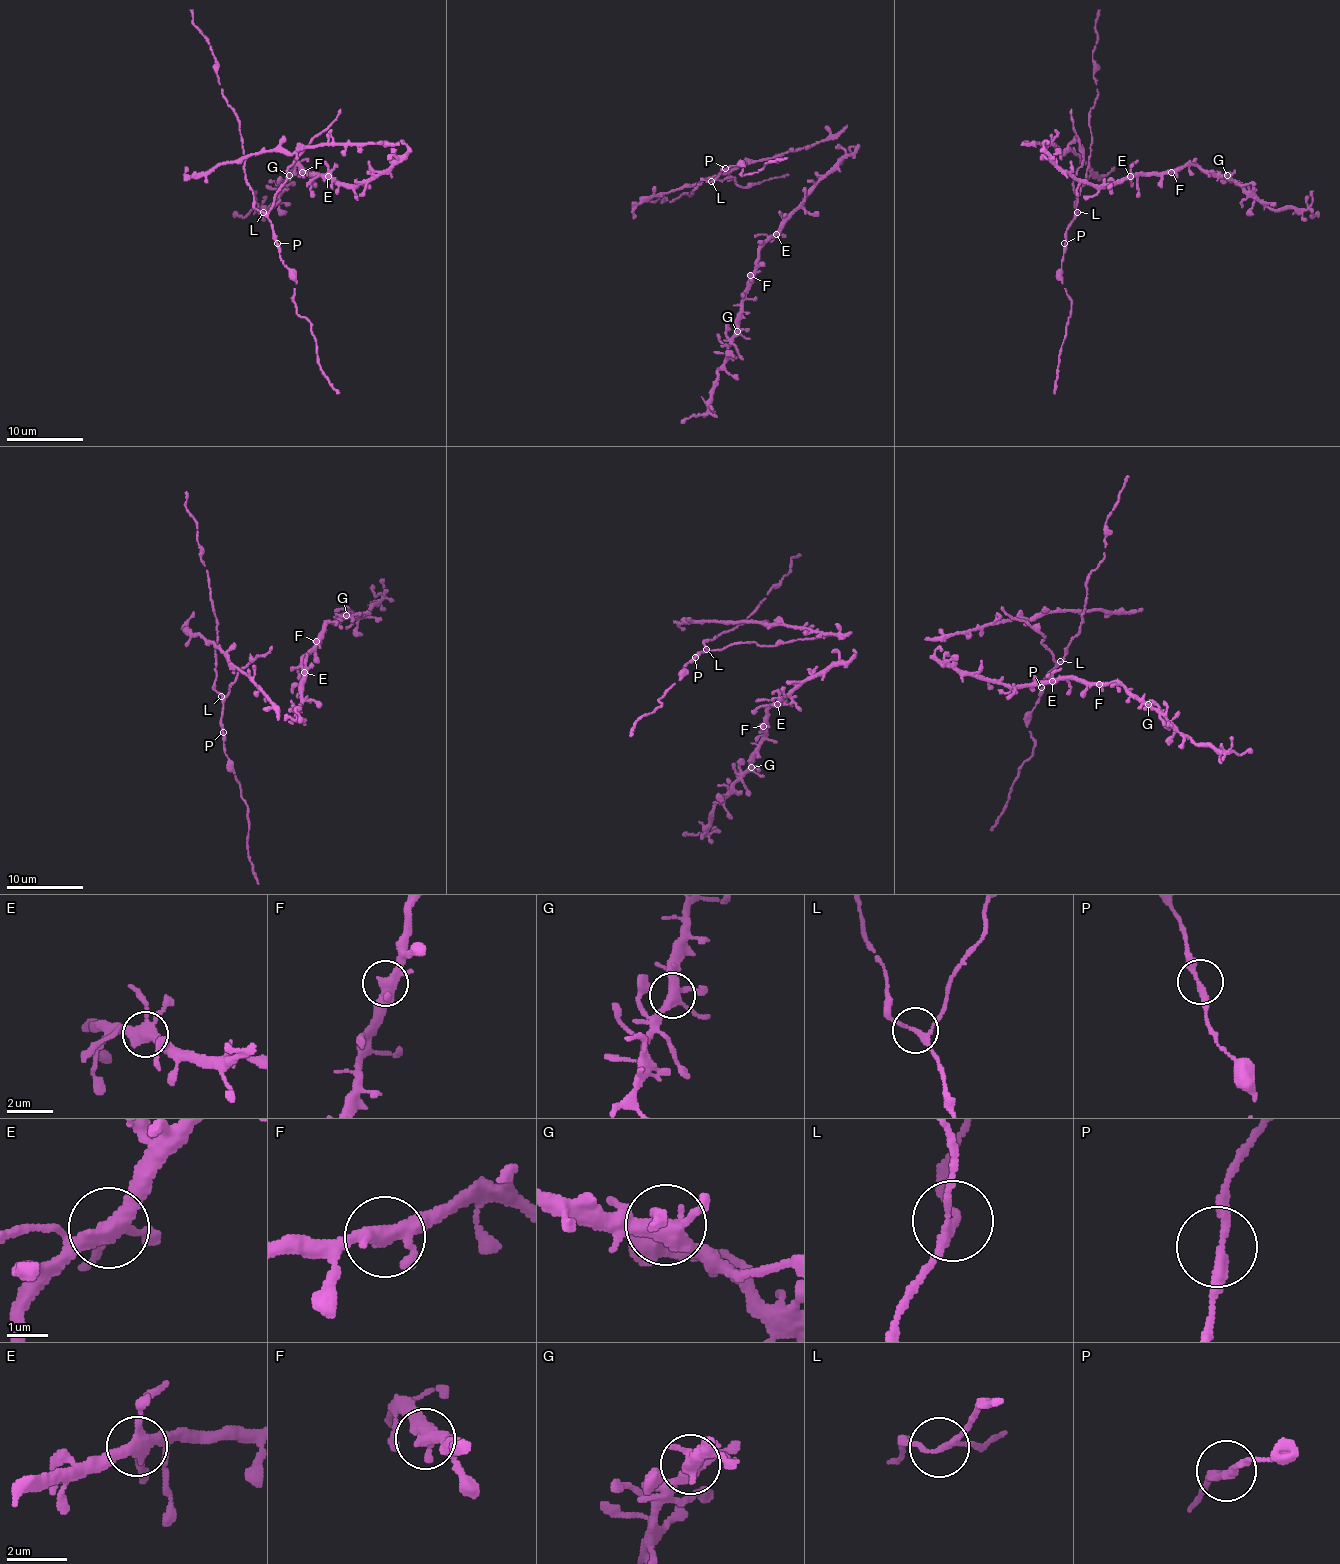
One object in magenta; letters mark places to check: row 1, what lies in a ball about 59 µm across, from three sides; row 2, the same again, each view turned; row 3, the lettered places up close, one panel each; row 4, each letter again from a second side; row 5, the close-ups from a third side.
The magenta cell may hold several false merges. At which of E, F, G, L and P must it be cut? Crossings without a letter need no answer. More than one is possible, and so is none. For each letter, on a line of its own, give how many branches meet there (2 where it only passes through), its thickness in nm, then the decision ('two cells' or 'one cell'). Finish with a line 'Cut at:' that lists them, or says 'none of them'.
E: 4 branches meet; 400 nm thick; one cell
F: 4 branches meet; 360 nm thick; one cell
G: 4 branches meet; 360 nm thick; one cell
L: 3 branches meet; 170 nm thick; one cell
P: 2 branches meet; 240 nm thick; one cell
Cut at: none of them

